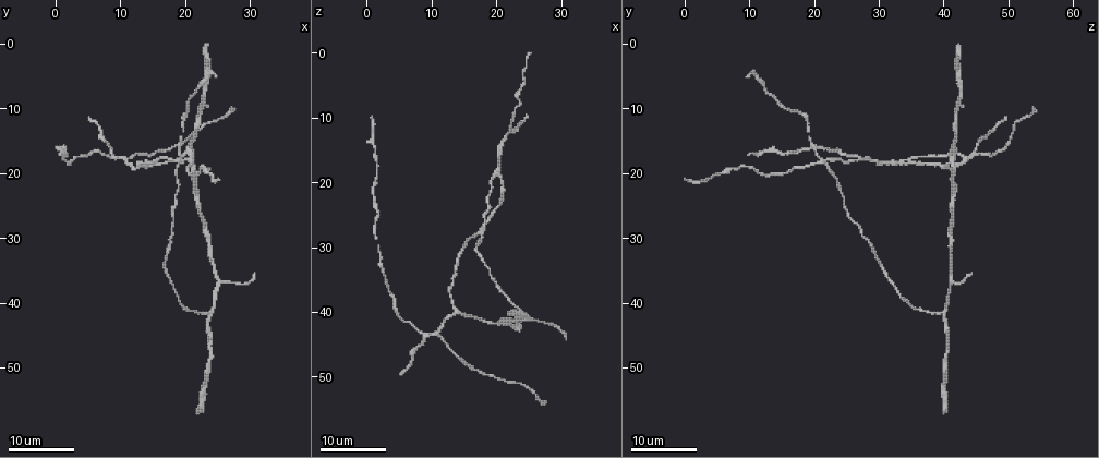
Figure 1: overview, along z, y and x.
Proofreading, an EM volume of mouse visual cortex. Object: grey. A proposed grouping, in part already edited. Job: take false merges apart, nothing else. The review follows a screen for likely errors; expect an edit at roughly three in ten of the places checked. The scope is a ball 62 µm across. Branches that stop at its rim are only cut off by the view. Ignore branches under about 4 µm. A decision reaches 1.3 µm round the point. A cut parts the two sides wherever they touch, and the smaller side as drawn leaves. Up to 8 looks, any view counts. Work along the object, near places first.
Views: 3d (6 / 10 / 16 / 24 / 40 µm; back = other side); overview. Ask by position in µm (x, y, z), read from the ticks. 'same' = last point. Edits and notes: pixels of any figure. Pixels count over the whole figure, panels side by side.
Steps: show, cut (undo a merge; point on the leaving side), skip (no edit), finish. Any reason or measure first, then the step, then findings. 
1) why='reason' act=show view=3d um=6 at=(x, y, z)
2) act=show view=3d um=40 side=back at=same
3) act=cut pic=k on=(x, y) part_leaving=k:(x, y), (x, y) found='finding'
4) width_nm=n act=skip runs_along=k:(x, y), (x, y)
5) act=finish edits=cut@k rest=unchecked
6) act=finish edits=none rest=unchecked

why='three-way junction' act=show view=3d um=24 at=(9.0, 18.0, 44.0)

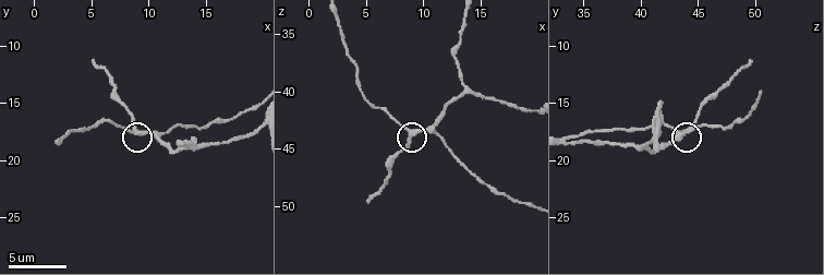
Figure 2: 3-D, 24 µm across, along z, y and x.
act=show view=3d um=10 at=(8.6, 17.6, 43.4)

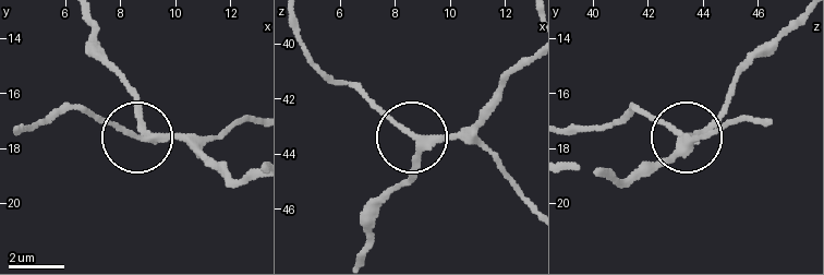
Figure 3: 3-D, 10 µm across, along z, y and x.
act=skip runs_along=3:(252, 174), (233, 181), (189, 143), (142, 139), (128, 85) found='one neuron here'

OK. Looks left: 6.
why='three-way junction' act=show view=3d um=16 at=(13.8, 18.8, 40.0)

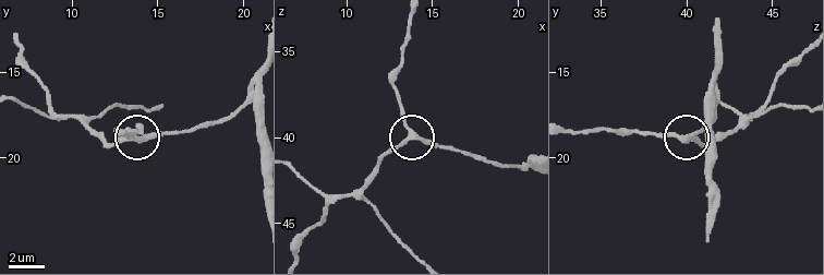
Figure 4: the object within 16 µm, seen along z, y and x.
act=skip found='continuous, no second neuron'

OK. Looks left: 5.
why='a fork' act=show view=3d um=16 at=(25.5, 36.5, 41.0)

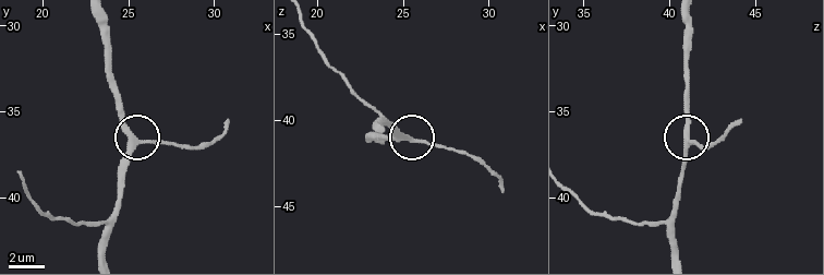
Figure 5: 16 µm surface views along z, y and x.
act=show view=3d um=10 at=(25.6, 36.8, 41.0)

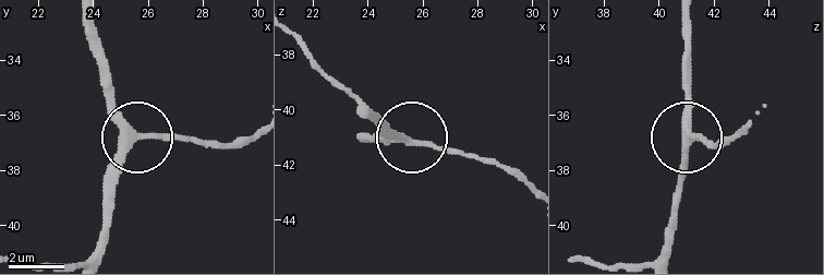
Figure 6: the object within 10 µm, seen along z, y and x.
act=show view=3d um=10 side=back at=(25.5, 36.7, 41.1)

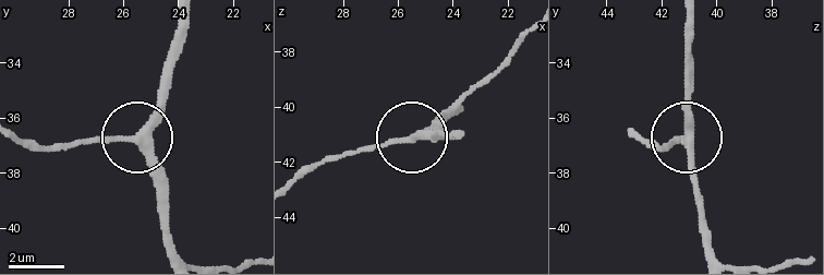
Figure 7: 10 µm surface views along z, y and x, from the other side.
act=skip runs_along=7:(465, 133), (423, 133), (334, 154) found='continuous, no second neuron'

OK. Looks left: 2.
act=show view=3d um=24 at=(23.5, 30.0, 41.0)

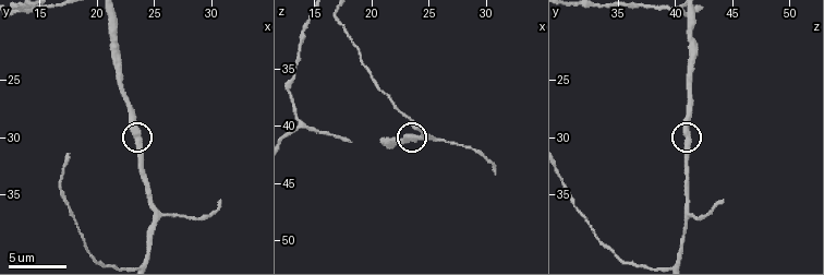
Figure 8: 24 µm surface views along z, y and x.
act=show view=3d um=6 at=(23.6, 29.8, 41.0)

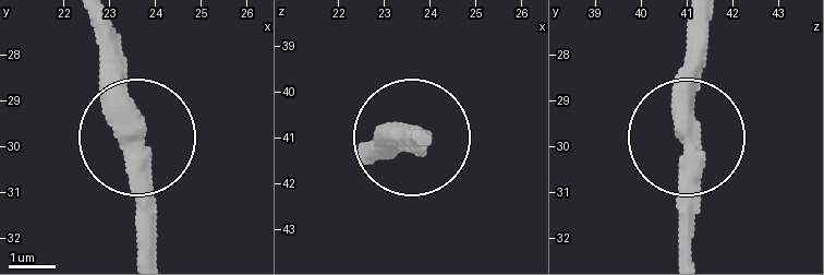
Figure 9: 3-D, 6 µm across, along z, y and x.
act=skip runs_along=9:(123, 152), (134, 144), (134, 250) found='one neuron here'

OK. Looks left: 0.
act=finish edits=none rest=unchecked

